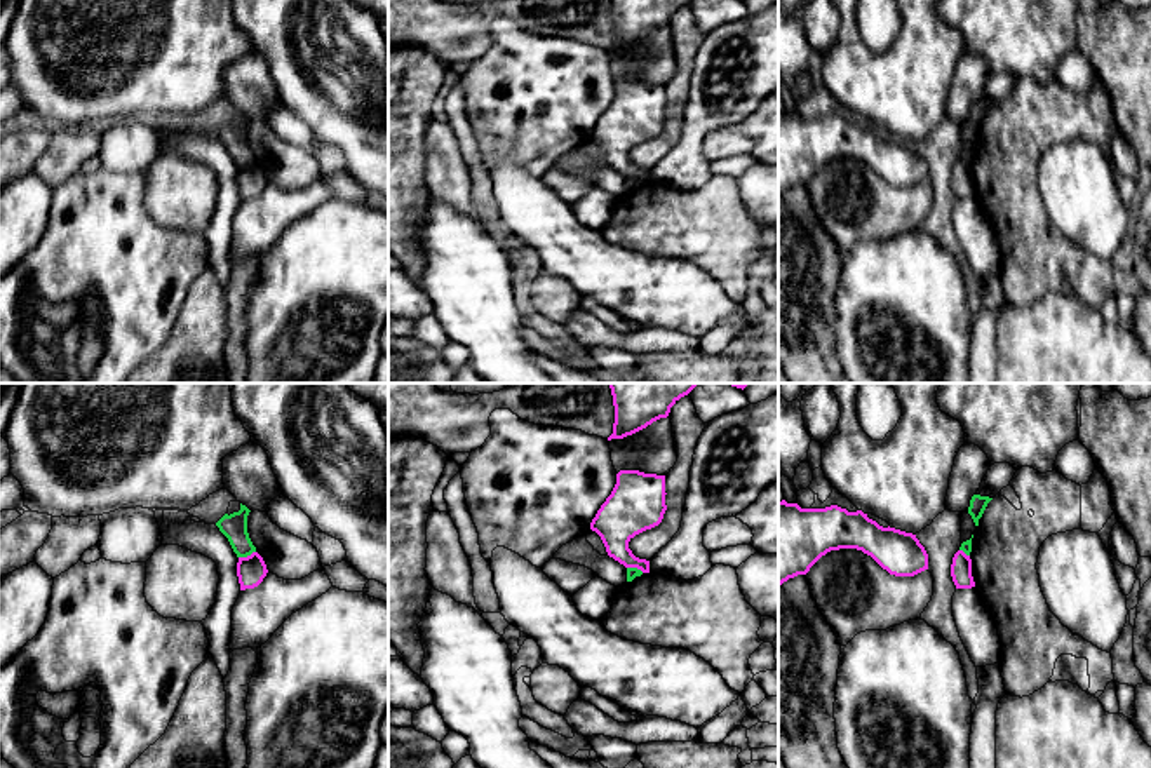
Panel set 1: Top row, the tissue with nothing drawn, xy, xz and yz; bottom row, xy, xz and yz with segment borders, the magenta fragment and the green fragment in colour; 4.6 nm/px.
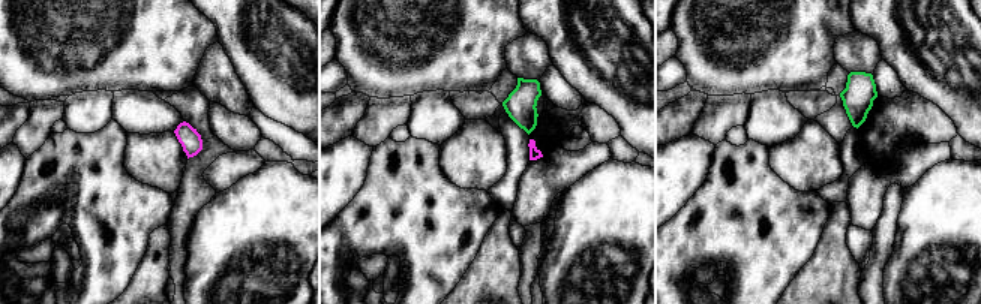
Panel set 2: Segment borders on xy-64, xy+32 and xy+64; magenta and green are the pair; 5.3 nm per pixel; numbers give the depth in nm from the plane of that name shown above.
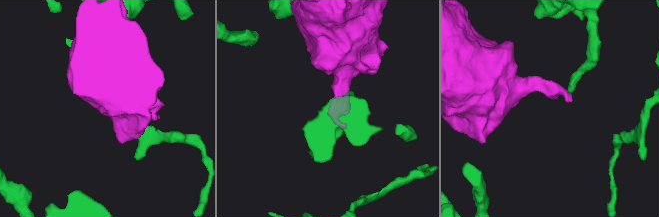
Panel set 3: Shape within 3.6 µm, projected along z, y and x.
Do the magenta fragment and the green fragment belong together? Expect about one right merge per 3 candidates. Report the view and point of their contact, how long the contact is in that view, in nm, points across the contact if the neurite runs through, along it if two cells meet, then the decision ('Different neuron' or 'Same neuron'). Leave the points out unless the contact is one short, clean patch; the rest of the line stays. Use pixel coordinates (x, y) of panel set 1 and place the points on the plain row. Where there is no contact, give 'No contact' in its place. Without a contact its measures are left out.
Touches magenta at xy (248, 166). Shared border 90 nm. Boundary: xy (255, 161), (239, 168). Different neuron

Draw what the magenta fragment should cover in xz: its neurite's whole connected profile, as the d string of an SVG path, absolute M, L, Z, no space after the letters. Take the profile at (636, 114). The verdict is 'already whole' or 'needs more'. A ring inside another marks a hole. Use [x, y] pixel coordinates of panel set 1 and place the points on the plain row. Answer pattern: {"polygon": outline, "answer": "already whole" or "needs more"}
{"polygon": "M620 80L611 104L590 132L609 167L625 178L650 183L650 171L639 169L629 158L629 152L658 136L667 120L665 85L639 80Z", "answer": "already whole"}

